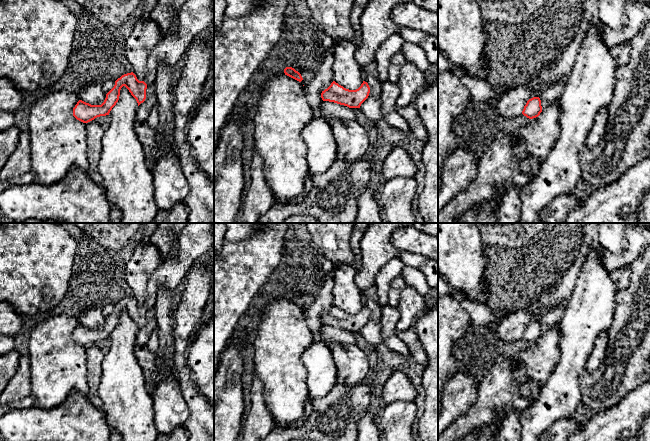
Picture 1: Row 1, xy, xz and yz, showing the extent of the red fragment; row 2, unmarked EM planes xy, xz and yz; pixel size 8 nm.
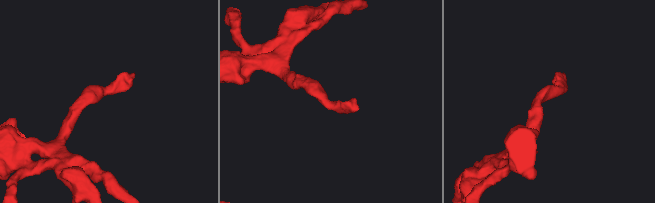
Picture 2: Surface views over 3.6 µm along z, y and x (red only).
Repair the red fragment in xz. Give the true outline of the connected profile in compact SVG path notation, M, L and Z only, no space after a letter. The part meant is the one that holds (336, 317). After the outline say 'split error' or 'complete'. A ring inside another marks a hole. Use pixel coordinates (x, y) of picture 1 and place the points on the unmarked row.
M333 305L327 313L322 315L321 322L323 325L334 326L349 332L360 332L361 328L368 322L369 317L370 311L365 305L356 314L346 313Z | complete

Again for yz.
M539 321L529 323L524 330L522 338L529 343L536 342L542 336L541 324Z | complete

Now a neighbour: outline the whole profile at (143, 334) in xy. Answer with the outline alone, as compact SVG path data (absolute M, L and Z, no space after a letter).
M154 308L148 309L146 313L146 323L141 327L136 335L136 346L146 345L151 333L157 329L157 322Z

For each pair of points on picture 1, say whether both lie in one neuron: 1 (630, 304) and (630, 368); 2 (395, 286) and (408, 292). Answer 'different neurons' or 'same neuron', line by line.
1: same neuron
2: different neurons

